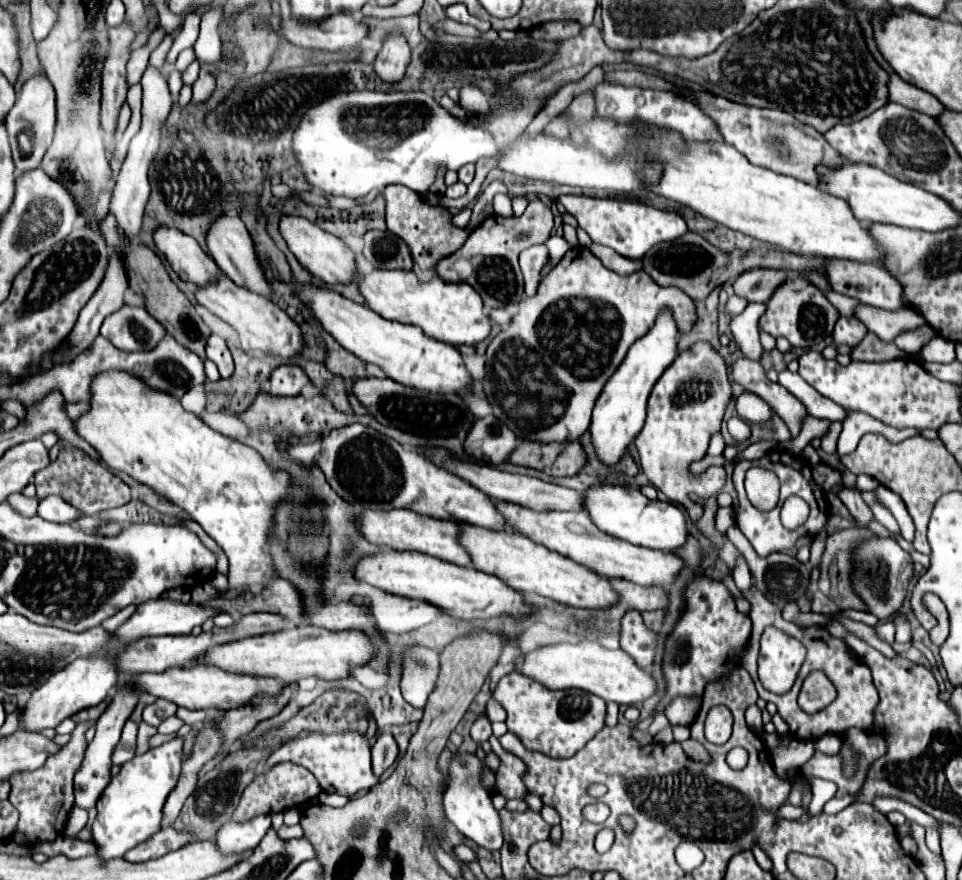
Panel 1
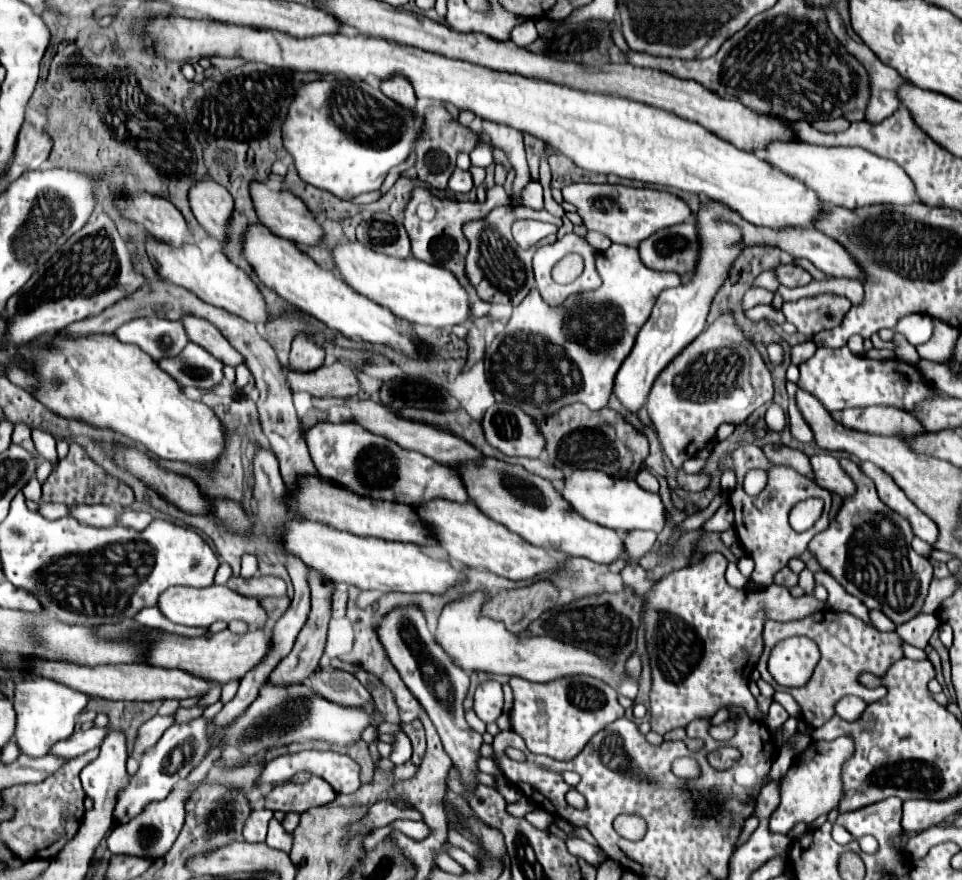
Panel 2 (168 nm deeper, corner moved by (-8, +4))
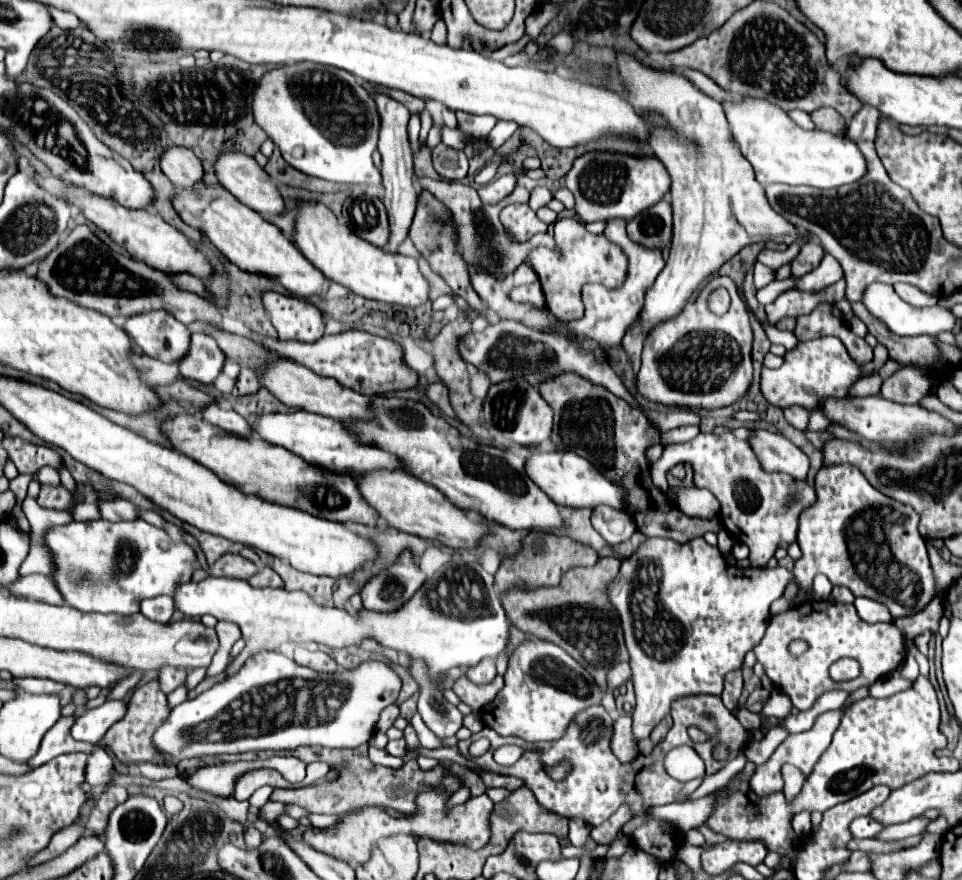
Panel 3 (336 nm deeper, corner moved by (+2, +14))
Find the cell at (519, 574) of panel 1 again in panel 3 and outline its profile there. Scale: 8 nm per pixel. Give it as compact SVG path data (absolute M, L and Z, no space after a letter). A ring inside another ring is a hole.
M371 470L365 474L349 474L365 502L379 512L379 516L395 530L415 534L427 540L439 540L451 548L473 548L479 544L483 534L487 532L487 522L475 520L463 510L455 508L437 488L409 476L403 470Z

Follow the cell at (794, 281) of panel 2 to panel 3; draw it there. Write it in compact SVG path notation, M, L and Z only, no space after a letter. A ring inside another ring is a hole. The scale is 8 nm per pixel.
M811 240L811 242L807 242L803 248L801 248L801 252L799 252L799 256L791 262L793 266L793 276L805 276L807 272L811 272L821 260L823 260L823 248L815 242L815 240Z

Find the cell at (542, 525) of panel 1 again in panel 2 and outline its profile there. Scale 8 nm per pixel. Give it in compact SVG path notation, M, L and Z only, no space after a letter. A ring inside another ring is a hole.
M487 458L487 466L479 466L479 470L459 470L459 474L463 482L467 482L471 502L489 518L495 518L527 542L559 550L573 558L583 556L599 564L611 564L615 560L627 558L625 542L615 530L585 520L551 486L551 482L535 474L529 474L525 468L511 466L495 458Z

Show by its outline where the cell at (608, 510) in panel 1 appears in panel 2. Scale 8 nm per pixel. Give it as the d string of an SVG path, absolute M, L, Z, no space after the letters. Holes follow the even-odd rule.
M575 470L565 478L561 494L583 518L617 532L651 530L659 534L665 528L665 506L659 494L645 492L635 480L629 478L613 478L599 470Z

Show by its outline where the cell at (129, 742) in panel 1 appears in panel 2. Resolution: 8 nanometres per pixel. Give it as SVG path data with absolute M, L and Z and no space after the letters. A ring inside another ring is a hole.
M153 716L145 724L141 724L137 738L135 738L135 744L133 744L133 754L139 756L147 748L151 748L171 724L173 724L173 716Z

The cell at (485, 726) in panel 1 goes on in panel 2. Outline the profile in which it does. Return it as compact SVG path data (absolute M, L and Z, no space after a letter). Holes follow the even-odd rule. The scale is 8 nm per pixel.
M495 680L483 682L475 692L475 714L485 722L497 722L503 712L503 690L501 684Z

